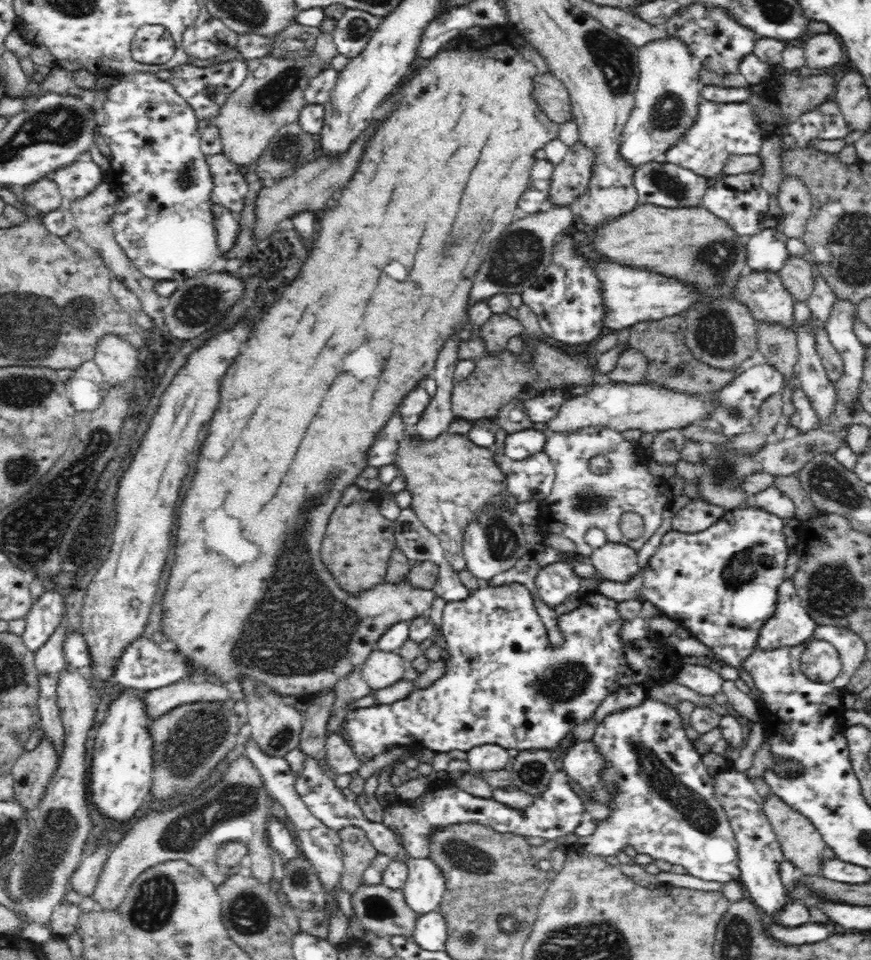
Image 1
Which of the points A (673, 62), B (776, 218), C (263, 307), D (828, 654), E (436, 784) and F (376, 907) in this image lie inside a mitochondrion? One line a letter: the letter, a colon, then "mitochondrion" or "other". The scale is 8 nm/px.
A: other
B: other
C: other
D: other
E: other
F: mitochondrion

